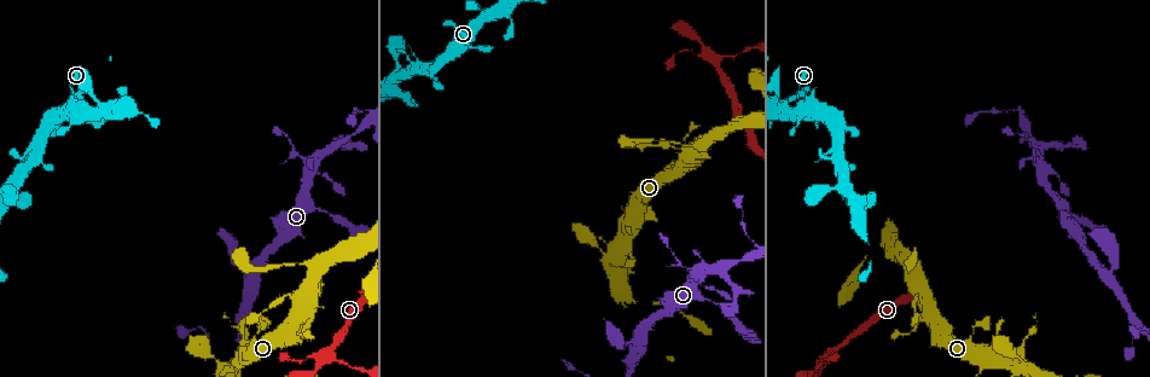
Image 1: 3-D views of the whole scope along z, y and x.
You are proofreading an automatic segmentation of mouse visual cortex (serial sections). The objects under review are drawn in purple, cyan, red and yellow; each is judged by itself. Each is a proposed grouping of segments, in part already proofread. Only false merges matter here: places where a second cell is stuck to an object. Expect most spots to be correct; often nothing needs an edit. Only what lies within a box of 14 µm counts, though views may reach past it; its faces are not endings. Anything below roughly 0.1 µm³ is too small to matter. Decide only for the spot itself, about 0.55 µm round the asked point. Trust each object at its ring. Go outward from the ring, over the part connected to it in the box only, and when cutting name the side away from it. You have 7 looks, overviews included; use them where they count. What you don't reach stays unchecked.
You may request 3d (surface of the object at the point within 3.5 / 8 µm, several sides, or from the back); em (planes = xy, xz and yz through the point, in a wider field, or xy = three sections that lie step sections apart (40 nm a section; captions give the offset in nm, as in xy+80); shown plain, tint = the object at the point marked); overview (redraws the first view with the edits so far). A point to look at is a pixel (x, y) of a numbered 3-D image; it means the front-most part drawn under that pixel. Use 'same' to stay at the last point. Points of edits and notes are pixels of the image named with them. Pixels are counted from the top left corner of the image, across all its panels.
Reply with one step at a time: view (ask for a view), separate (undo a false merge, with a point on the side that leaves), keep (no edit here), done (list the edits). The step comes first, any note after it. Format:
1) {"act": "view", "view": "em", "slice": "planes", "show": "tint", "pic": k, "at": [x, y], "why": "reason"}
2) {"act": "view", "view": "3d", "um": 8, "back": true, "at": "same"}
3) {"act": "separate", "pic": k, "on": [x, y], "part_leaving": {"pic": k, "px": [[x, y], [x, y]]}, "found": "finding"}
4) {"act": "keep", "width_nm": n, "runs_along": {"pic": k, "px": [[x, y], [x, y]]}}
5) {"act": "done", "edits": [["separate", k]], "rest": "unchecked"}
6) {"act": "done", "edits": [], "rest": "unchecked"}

{"act": "view", "view": "3d", "um": 3.5, "pic": 1, "at": [623, 249], "why": "small branch off a trunk"}

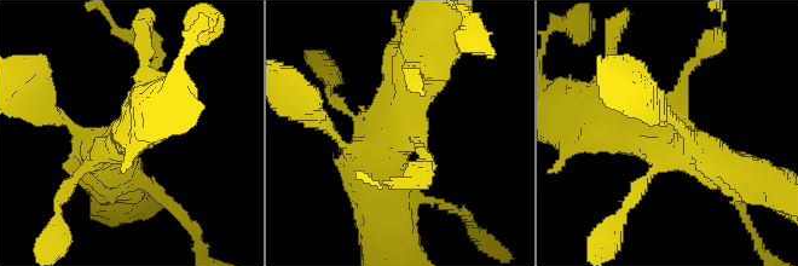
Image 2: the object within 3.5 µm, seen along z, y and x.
{"act": "view", "view": "em", "slice": "xy", "step": 2, "show": "tint", "pic": 2, "at": [663, 140], "why": "need the tissue"}

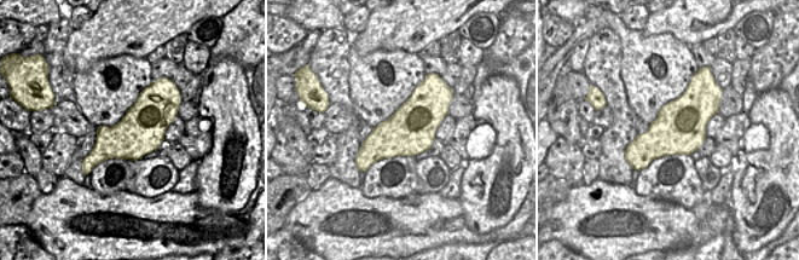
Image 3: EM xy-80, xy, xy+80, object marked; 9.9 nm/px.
{"act": "keep", "runs_along": {"pic": 2, "px": [[601, 108], [728, 171]]}, "found": "continuous, no second cell"}

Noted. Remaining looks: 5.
{"act": "view", "view": "3d", "um": 3.5, "pic": 1, "at": [716, 62], "why": "arms part here"}

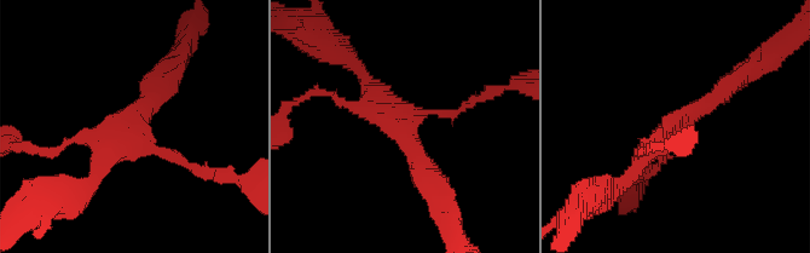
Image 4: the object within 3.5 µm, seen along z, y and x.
{"act": "view", "view": "em", "slice": "xy", "step": 1, "show": "tint", "pic": 4, "at": [674, 131]}

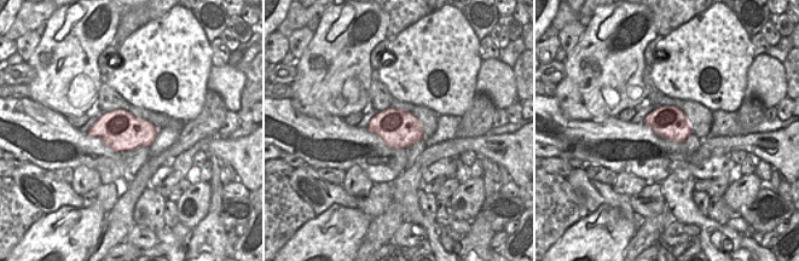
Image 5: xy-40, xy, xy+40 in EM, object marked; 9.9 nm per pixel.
{"act": "keep", "runs_along": {"pic": 4, "px": [[728, 85], [681, 118], [625, 182]]}, "found": "all the same cell"}

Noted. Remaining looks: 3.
{"act": "view", "view": "3d", "um": 3.5, "pic": 1, "at": [917, 263], "why": "three arms meet"}

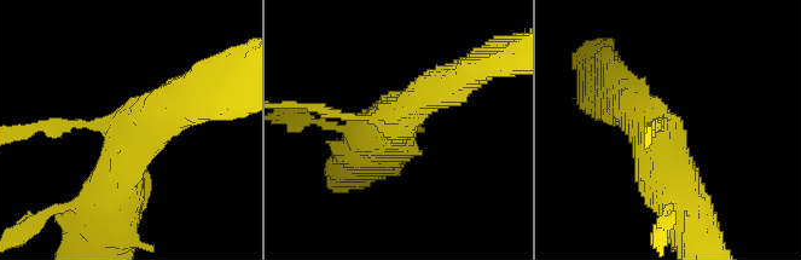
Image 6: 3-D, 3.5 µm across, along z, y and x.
{"act": "view", "view": "em", "slice": "xy", "step": 2, "show": "plain", "pic": 6, "at": [663, 129], "arms": 3, "arm_widths_nm": [100, 500, 700], "why": "shape alone is not enough"}

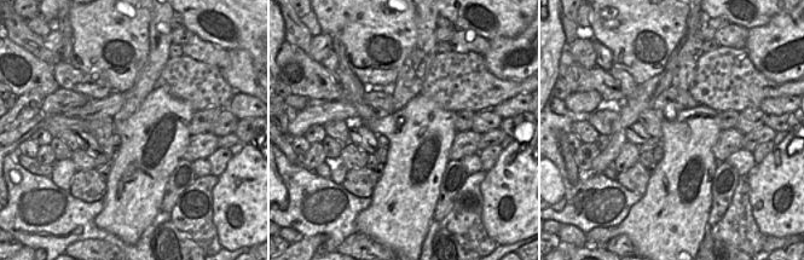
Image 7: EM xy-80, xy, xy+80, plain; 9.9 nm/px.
{"act": "view", "view": "em", "slice": "xy", "step": 2, "show": "tint", "at": "same"}

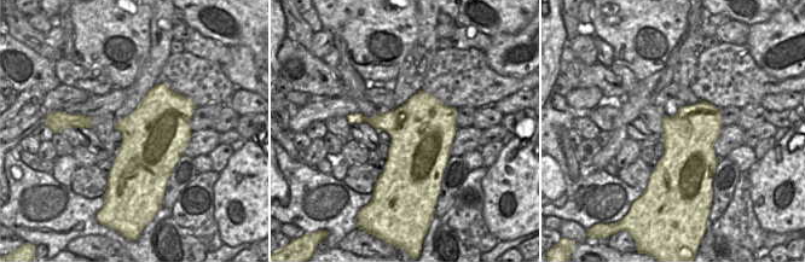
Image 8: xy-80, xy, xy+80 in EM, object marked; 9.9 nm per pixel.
{"act": "keep", "width_nm": 650, "runs_along": {"pic": 6, "px": [[105, 209], [128, 139], [187, 102]]}, "found": "one cell here"}

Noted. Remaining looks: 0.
{"act": "done", "edits": [], "rest": "unchecked"}

